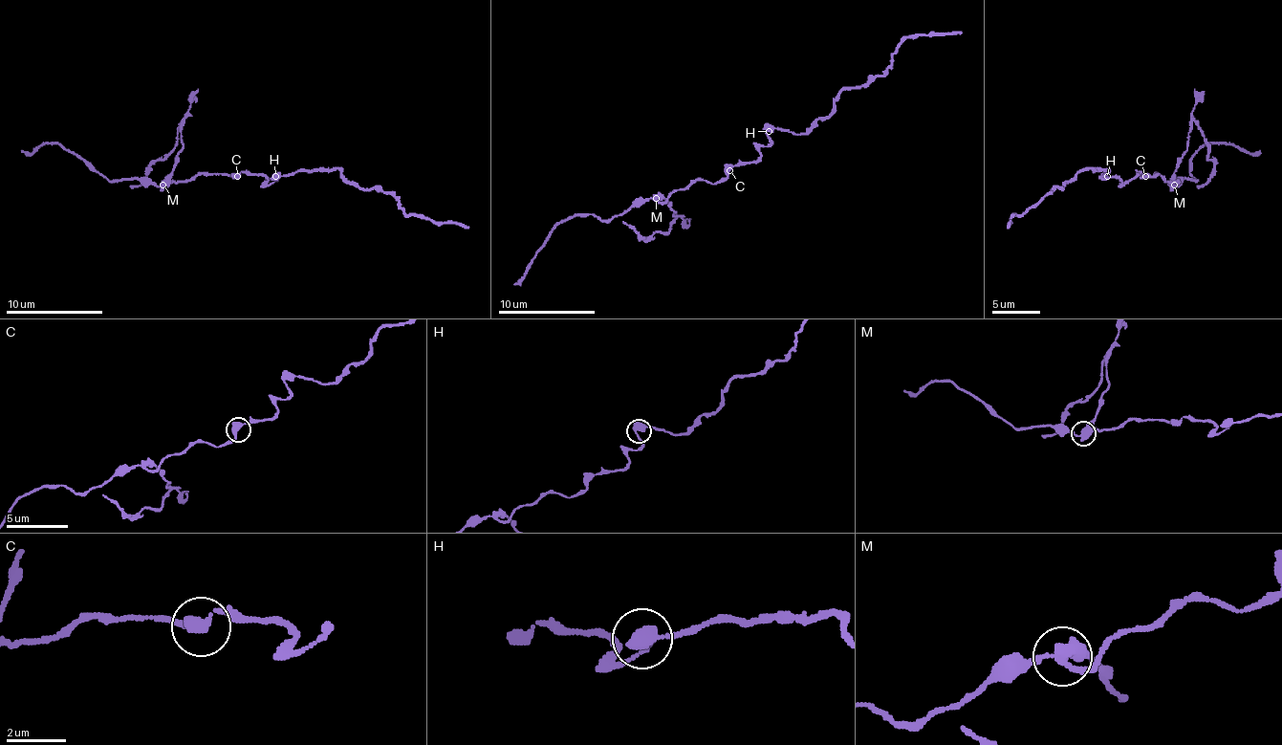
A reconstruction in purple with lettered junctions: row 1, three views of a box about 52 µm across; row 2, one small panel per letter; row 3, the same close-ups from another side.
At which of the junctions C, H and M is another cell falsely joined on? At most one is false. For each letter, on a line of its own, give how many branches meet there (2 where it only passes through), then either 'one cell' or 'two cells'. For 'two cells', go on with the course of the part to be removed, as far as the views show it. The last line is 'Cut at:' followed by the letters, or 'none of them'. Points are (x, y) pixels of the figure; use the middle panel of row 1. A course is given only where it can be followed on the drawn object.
C: 2 branches meet; one cell
H: 2 branches meet; one cell
M: 3 branches meet; two cells; foreign part runs (655, 199), (662, 199), (674, 210), (669, 230), (642, 237), (623, 221)
Cut at: M

